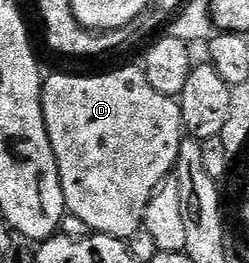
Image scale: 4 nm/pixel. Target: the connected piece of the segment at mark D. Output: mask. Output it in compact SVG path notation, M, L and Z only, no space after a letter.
M139 67L99 73L96 77L55 73L43 83L43 114L49 143L57 159L68 214L95 233L120 239L135 237L143 229L145 211L153 195L172 176L181 143L185 140L178 100L161 95L161 91L153 91L149 79Z

